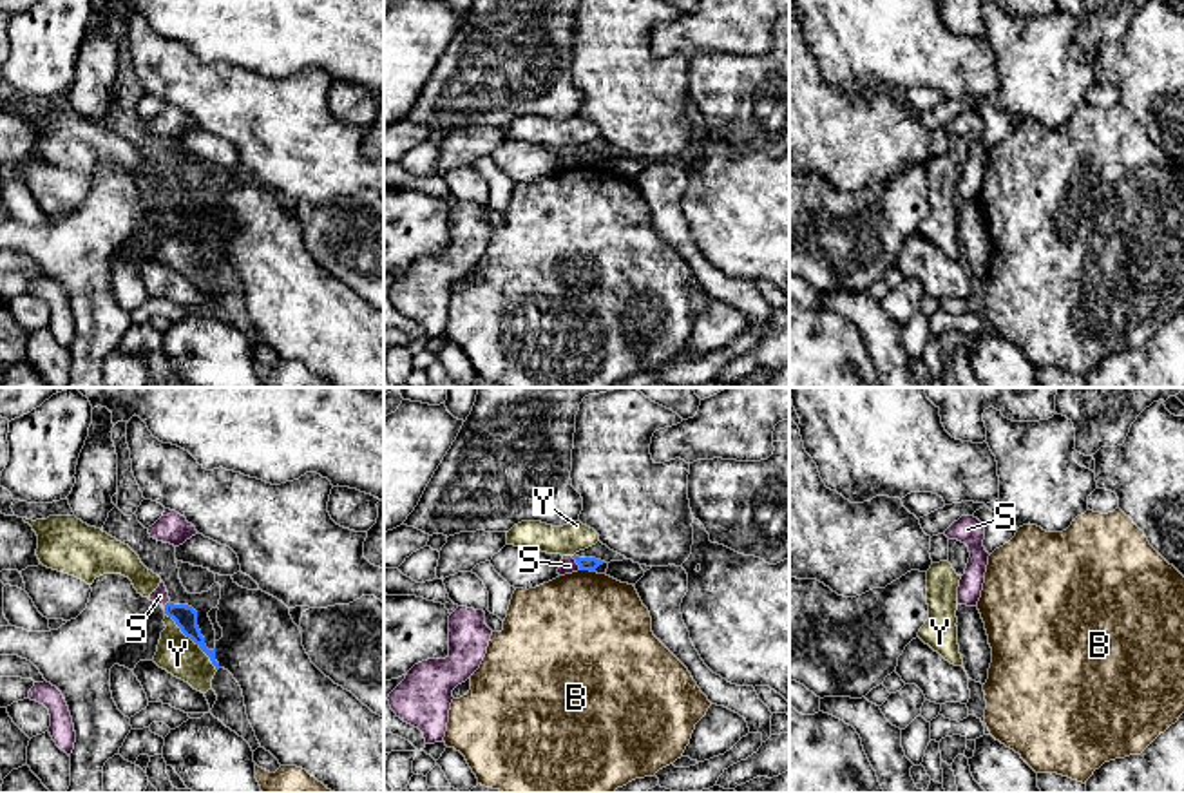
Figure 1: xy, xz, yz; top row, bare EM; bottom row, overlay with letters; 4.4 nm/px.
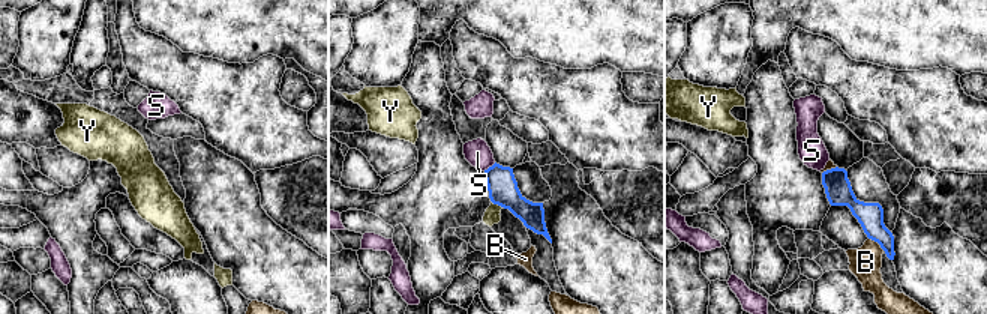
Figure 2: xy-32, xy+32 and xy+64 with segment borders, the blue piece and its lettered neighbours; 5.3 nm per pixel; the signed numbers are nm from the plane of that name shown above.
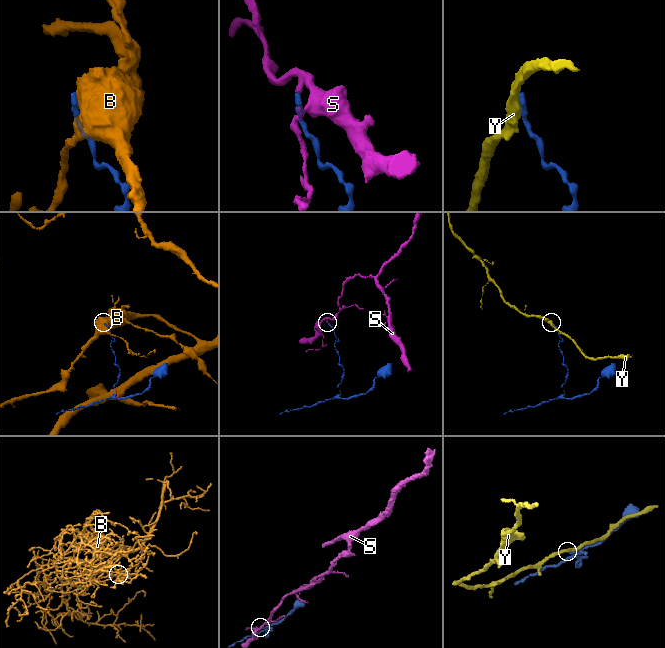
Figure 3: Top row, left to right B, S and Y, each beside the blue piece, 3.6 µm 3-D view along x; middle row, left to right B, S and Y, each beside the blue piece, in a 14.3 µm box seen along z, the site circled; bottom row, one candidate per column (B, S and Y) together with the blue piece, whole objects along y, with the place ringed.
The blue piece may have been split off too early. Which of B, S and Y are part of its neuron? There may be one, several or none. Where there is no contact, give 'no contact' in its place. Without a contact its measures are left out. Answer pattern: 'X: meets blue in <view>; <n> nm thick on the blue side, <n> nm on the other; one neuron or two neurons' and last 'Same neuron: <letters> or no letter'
B: meets blue in xz; 60 nm thick on the blue side, 480 nm on the other; two neurons
S: meets blue in xz; 60 nm thick on the blue side, 70 nm on the other; two neurons
Y: meets blue in xy; 100 nm thick on the blue side, 180 nm on the other; two neurons
Same neuron: no letter

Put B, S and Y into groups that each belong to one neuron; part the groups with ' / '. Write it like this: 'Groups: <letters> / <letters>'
Groups: B / S / Y

